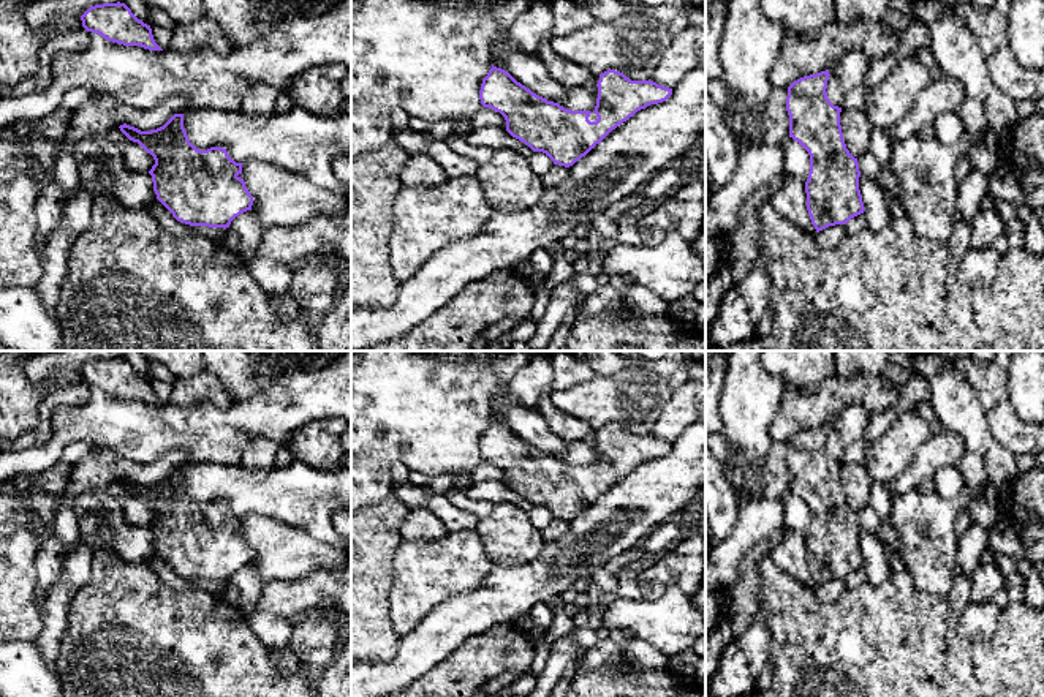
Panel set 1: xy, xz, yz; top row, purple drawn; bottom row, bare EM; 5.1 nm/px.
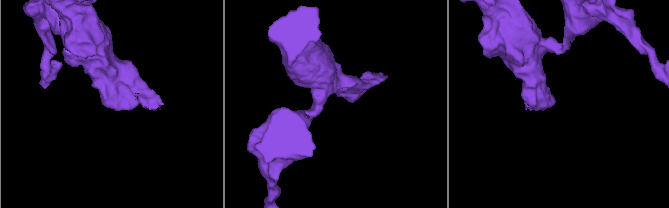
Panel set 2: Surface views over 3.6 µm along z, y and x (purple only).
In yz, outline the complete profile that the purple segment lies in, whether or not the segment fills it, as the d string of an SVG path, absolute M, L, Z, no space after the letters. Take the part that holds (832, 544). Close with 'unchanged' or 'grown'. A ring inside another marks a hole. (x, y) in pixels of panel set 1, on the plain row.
M829 424L788 441L789 492L810 509L807 564L816 586L843 578L848 588L867 582L859 544L859 517L843 495L840 466L827 452Z; grown

